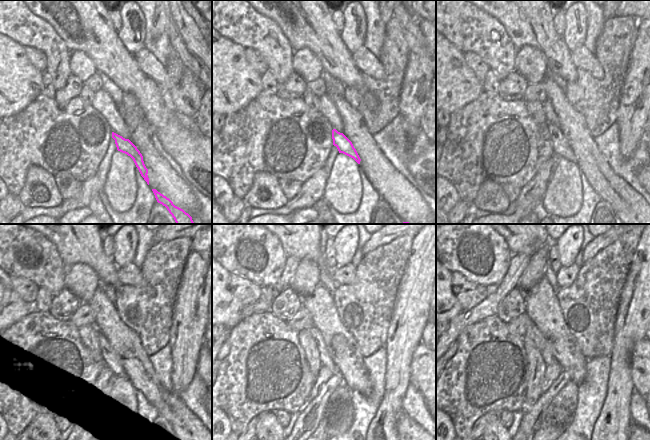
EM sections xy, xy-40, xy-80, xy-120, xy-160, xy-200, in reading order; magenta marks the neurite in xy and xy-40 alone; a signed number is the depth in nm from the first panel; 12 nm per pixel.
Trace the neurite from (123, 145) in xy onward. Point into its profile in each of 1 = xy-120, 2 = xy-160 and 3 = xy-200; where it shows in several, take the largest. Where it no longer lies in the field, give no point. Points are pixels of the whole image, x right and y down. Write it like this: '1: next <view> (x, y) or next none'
1: next xy-120 (110, 360)
2: next xy-160 (326, 360)
3: next xy-200 (533, 333)

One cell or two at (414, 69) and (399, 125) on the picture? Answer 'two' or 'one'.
two

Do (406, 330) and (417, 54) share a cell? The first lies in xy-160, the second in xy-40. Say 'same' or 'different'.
same

